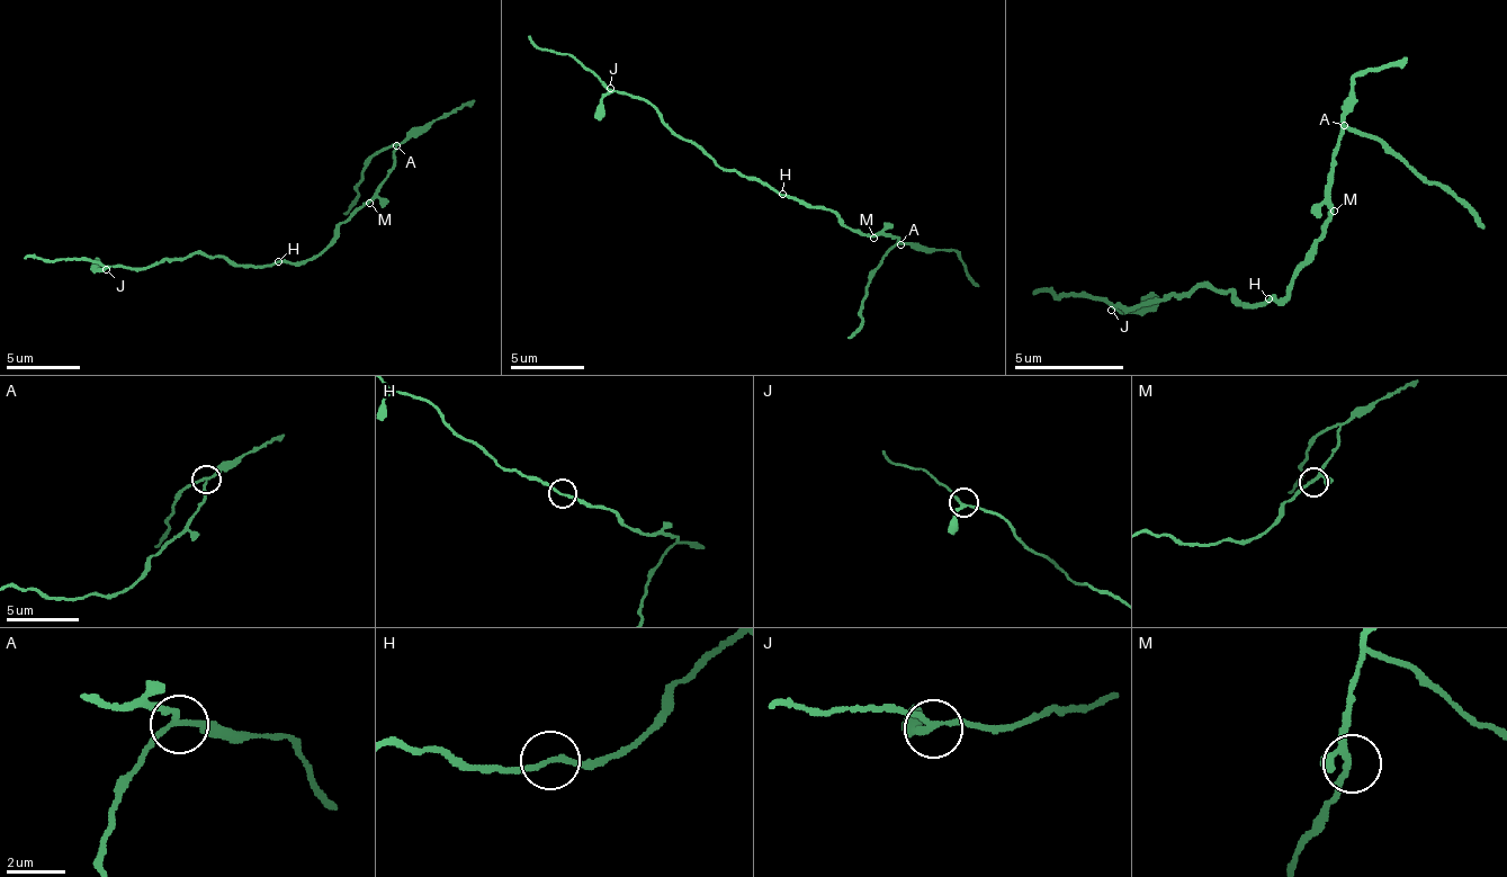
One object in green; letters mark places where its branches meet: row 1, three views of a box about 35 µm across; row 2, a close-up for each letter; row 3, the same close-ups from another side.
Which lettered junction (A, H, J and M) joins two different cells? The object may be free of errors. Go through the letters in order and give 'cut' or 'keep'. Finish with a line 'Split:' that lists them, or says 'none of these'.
A: cut
H: keep
J: keep
M: keep
Split: A

